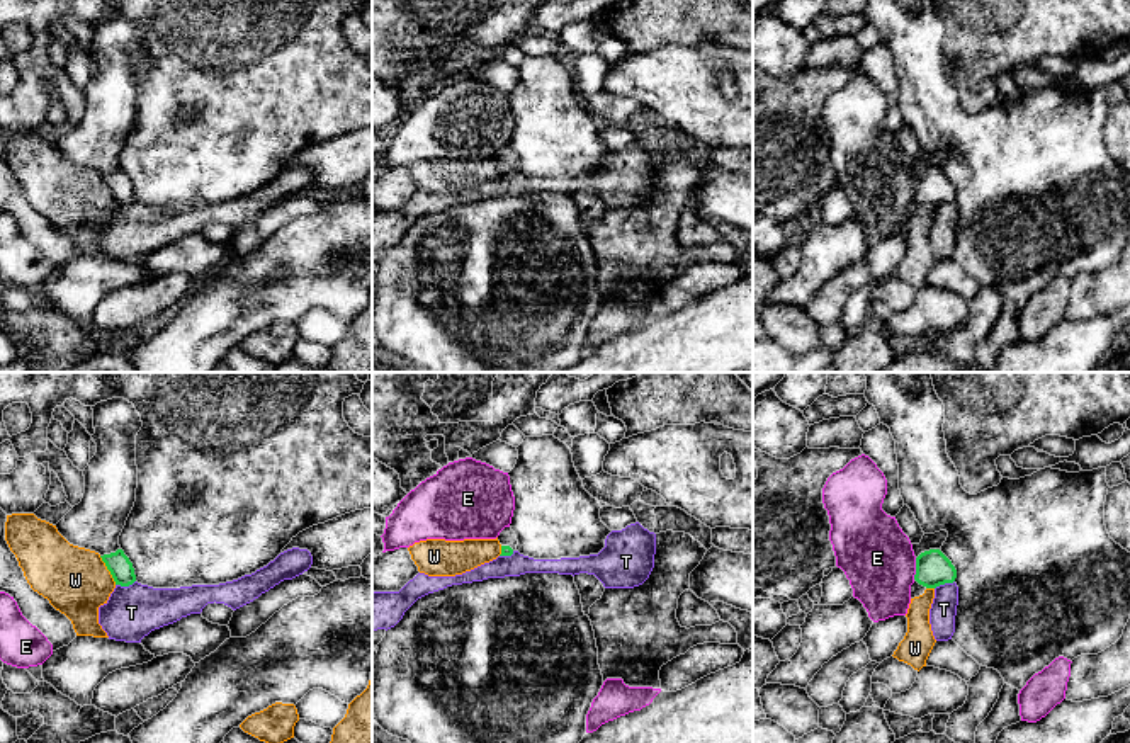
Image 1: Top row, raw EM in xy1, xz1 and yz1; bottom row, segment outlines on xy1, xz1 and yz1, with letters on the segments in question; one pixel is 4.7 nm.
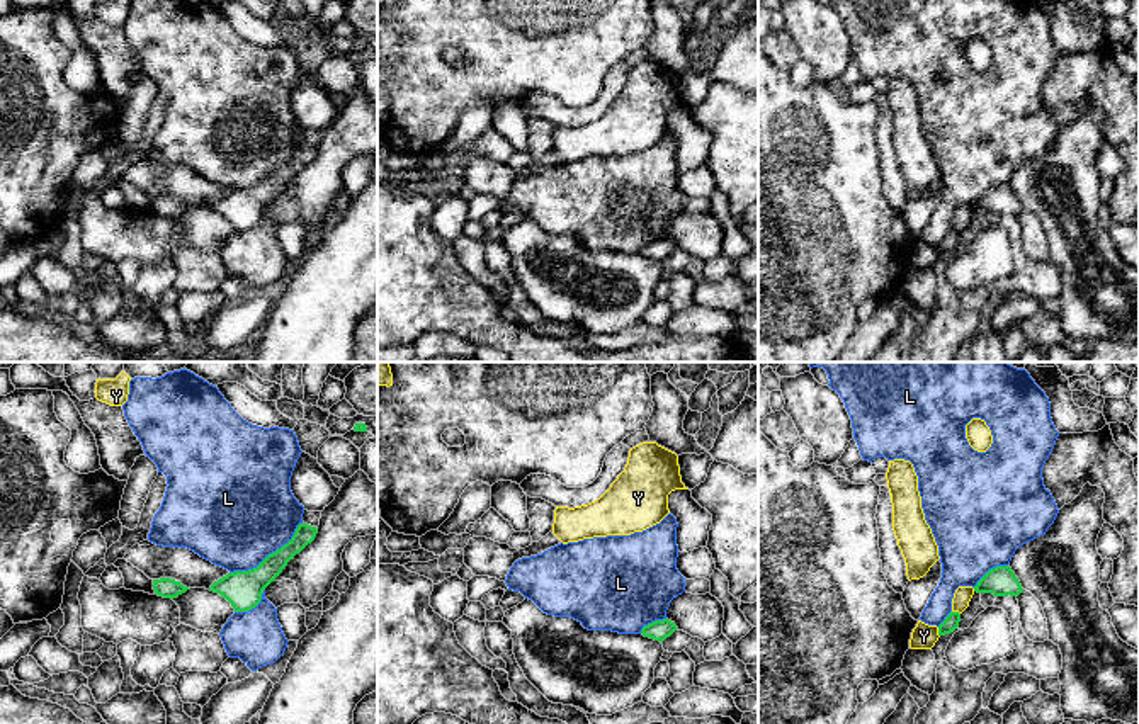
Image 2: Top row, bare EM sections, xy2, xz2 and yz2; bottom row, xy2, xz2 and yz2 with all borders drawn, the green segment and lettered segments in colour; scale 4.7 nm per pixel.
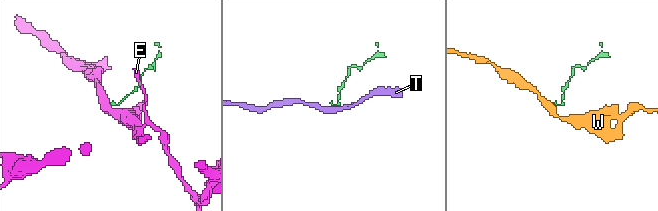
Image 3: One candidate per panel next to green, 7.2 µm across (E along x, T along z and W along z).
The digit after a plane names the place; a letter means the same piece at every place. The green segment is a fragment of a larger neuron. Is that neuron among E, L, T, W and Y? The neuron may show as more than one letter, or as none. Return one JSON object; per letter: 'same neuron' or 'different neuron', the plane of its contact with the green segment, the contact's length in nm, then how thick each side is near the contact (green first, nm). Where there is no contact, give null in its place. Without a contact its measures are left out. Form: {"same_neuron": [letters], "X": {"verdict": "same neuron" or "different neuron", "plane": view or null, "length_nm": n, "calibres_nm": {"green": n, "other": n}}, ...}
{"same_neuron": [], "E": {"verdict": "different neuron", "plane": "yz1", "length_nm": 110, "calibres_nm": {"green": 170, "other": 340}}, "L": {"verdict": "different neuron", "plane": "xy2", "length_nm": 420, "calibres_nm": {"green": 180, "other": 500}}, "T": {"verdict": "different neuron", "plane": "xy1", "length_nm": 100, "calibres_nm": {"green": 110, "other": 260}}, "W": {"verdict": "different neuron", "plane": "xy1", "length_nm": 160, "calibres_nm": {"green": 110, "other": 320}}, "Y": {"verdict": "different neuron", "plane": "yz2", "length_nm": 50, "calibres_nm": {"green": 70, "other": 120}}}

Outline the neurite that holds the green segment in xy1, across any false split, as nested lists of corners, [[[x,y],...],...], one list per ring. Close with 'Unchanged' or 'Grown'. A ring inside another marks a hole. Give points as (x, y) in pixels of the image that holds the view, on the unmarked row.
[[[122,168],[116,172],[100,175],[105,182],[107,189],[110,190],[116,204],[129,206],[136,201],[134,187],[129,177],[124,173]]]. Unchanged

